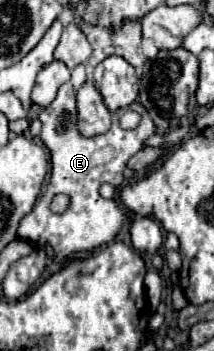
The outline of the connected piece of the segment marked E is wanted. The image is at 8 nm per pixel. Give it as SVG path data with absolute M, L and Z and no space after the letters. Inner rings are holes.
M81 64L73 70L71 80L59 88L57 98L39 114L39 120L43 124L41 140L51 152L51 180L45 196L35 204L33 212L29 212L21 220L21 226L17 230L17 236L21 240L29 240L37 248L51 246L57 258L67 258L75 252L91 252L115 240L115 236L123 228L125 212L117 200L101 198L99 188L103 184L113 184L115 188L119 188L123 184L123 170L127 166L127 160L135 156L145 146L145 140L157 132L153 120L149 118L141 102L133 102L131 110L141 114L141 124L135 130L119 128L117 118L117 122L113 122L113 138L83 138L77 130L75 96L85 80L87 74L85 66ZM55 194L69 196L69 206L63 214L53 214L49 208L51 198Z

